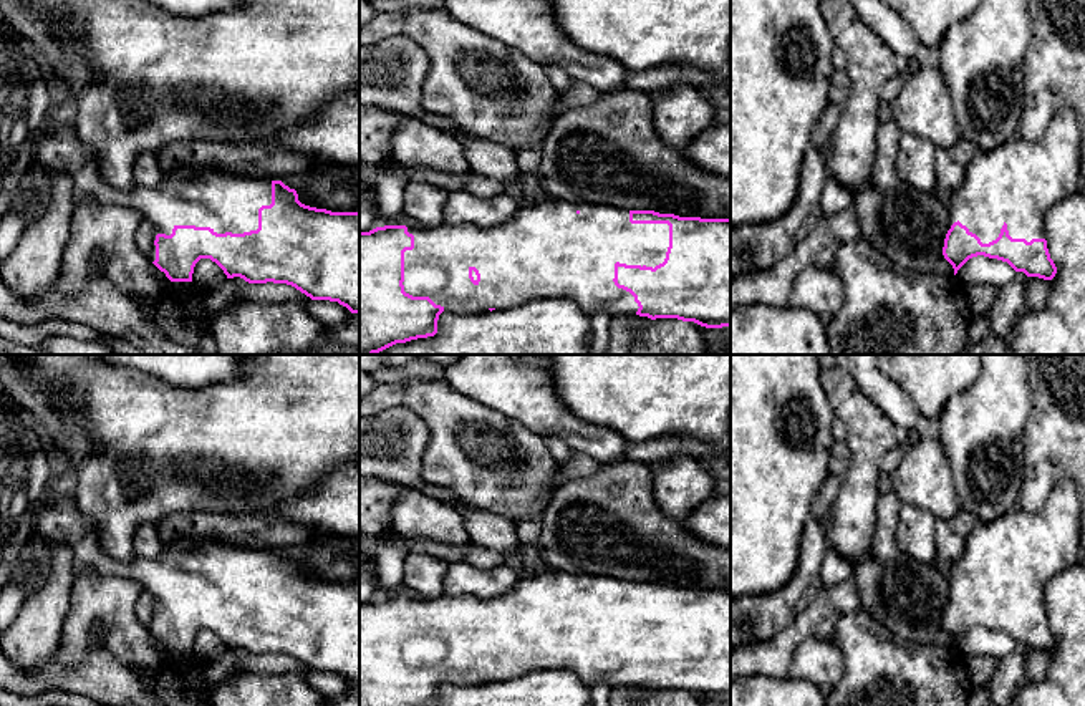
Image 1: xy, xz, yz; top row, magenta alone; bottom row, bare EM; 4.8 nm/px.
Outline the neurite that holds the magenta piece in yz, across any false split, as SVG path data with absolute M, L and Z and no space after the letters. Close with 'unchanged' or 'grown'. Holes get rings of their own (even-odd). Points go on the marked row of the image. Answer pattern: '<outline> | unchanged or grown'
M1070 106L1055 111L1037 141L1014 136L991 151L977 151L967 164L962 184L952 191L949 204L949 230L943 255L952 265L954 275L969 259L984 255L1007 262L1027 277L1052 280L1057 267L1045 240L1047 210L1075 194L1082 182L1080 126Z | grown

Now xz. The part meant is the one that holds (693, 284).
M548 199L535 206L518 204L512 219L494 227L384 225L359 232L359 355L434 336L441 313L509 310L538 298L571 300L588 317L605 312L610 317L626 313L636 320L678 318L706 328L731 326L731 219L679 217Z | grown

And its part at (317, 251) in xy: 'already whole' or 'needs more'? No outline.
needs more

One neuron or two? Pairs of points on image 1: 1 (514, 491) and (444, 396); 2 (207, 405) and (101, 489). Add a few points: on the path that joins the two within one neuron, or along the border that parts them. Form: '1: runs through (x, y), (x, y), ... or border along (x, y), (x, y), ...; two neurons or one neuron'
1: runs through (499, 468), (453, 420); one neuron
2: runs through (181, 431), (138, 474), (128, 479); one neuron

